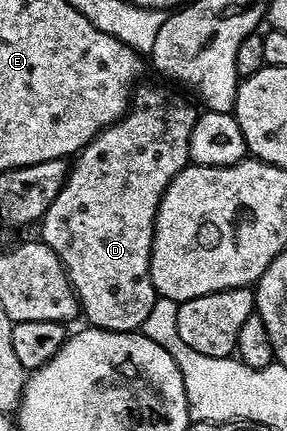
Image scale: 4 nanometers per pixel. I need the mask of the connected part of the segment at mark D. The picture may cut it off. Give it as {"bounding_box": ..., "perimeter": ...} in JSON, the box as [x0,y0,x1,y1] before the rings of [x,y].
{"bounding_box":[39,84,199,333],"perimeter":[[[145,84],[134,88],[129,112],[92,137],[72,158],[69,174],[59,195],[55,195],[51,207],[47,207],[45,216],[39,222],[40,240],[51,247],[61,260],[61,266],[73,284],[80,312],[83,317],[85,313],[89,320],[86,322],[94,329],[116,333],[140,330],[143,319],[147,319],[151,307],[155,307],[157,302],[157,292],[151,283],[155,215],[171,179],[175,179],[175,175],[190,164],[191,131],[199,116],[198,106],[188,96],[180,97],[169,89]]]}

